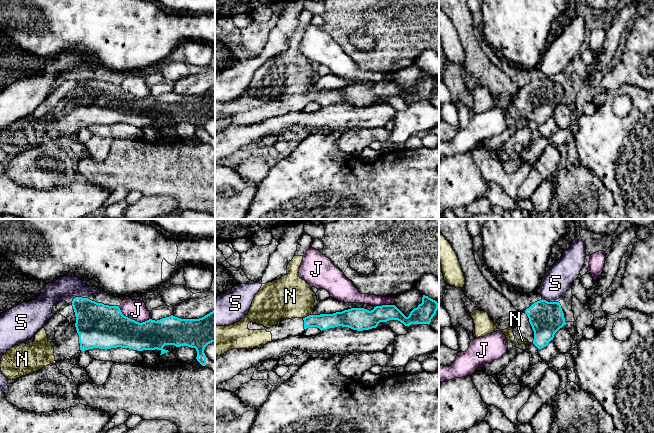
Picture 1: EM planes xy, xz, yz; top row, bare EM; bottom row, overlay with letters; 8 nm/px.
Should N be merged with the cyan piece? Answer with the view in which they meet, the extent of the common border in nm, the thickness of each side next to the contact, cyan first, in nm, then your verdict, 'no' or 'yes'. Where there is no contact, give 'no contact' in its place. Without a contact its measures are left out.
xz | 70 nm | 130/340 nm | yes

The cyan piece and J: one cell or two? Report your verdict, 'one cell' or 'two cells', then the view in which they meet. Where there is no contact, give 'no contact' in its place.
two cells | xy

